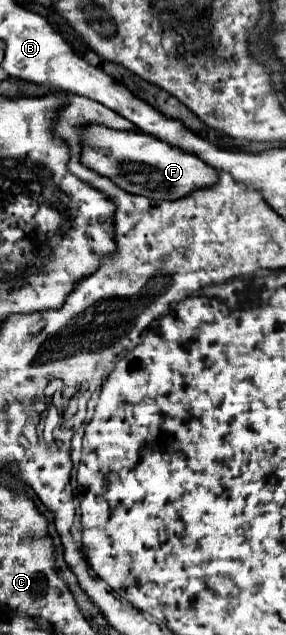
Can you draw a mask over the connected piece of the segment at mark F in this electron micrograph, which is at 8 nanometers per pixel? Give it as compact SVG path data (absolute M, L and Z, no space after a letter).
M86 126L82 140L84 166L96 170L102 176L108 176L130 194L140 194L152 200L176 200L188 196L188 192L210 188L218 182L216 170L212 170L200 158L176 150L174 146L148 134L118 132L104 126Z

